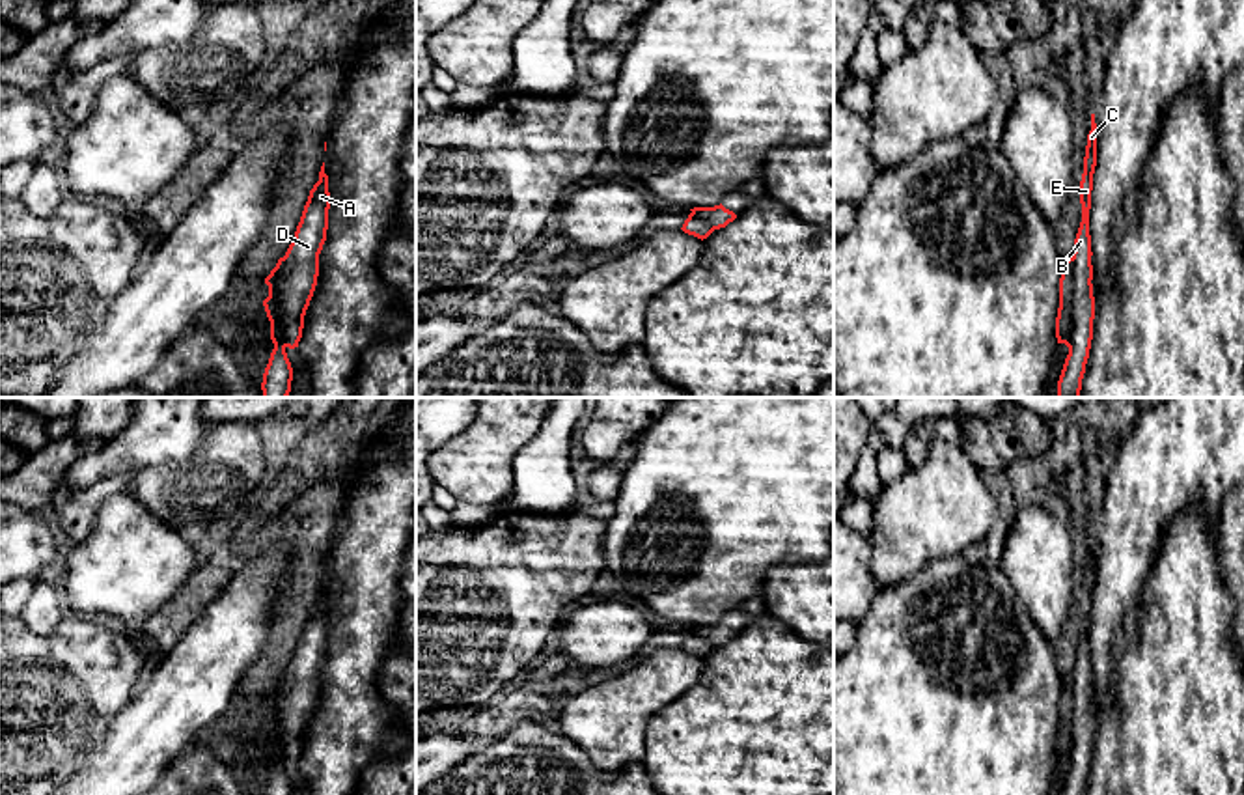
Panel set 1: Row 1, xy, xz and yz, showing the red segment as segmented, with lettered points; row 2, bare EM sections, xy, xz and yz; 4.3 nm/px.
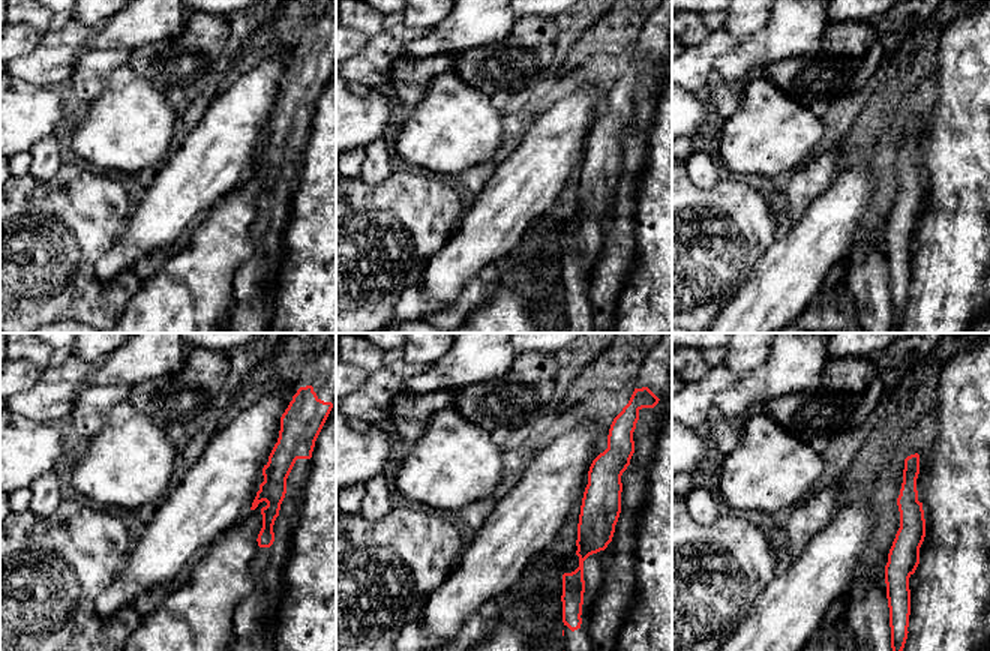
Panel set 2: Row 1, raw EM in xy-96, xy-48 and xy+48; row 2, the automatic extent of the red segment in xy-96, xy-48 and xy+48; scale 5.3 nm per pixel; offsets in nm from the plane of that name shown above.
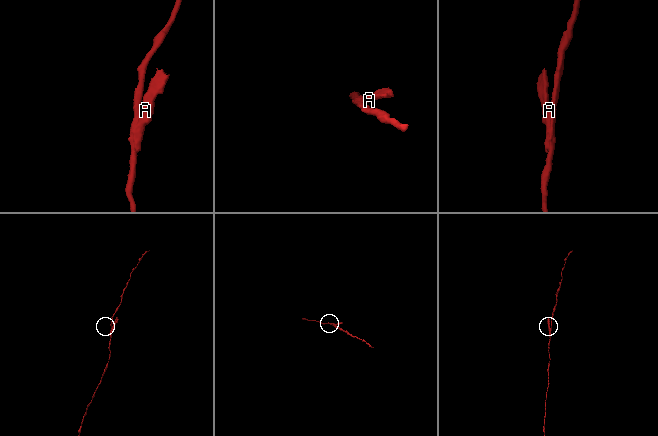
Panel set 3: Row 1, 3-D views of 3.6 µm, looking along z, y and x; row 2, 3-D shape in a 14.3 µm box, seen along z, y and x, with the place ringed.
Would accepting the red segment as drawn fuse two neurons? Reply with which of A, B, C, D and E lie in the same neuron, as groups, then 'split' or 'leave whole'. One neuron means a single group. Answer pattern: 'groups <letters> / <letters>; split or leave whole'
groups A D / B C E; split

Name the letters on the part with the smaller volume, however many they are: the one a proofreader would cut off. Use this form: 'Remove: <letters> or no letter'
Remove: A, D

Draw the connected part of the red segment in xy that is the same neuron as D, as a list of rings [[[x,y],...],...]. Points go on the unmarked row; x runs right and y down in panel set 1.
[[[323,580],[319,599],[310,608],[295,655],[283,674],[278,700],[283,763],[289,767],[298,765],[304,733],[317,704],[319,672],[326,659],[330,621],[328,593]]]

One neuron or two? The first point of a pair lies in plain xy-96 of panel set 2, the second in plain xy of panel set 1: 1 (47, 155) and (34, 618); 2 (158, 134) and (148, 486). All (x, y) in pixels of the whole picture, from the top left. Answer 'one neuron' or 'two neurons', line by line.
1: one neuron
2: two neurons

